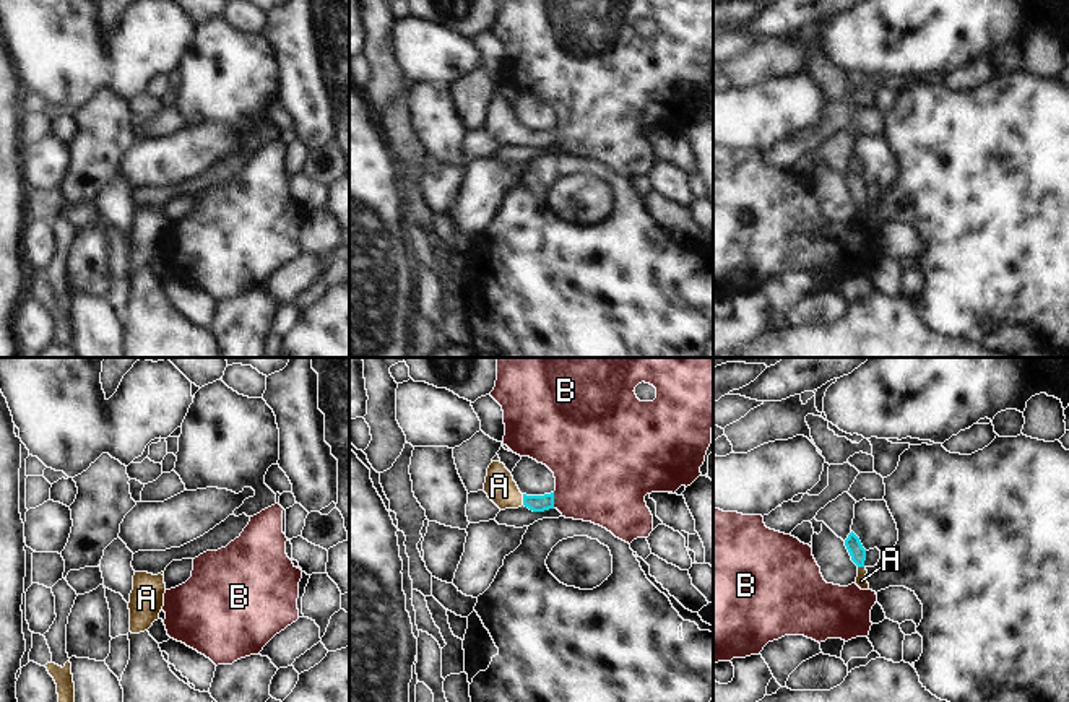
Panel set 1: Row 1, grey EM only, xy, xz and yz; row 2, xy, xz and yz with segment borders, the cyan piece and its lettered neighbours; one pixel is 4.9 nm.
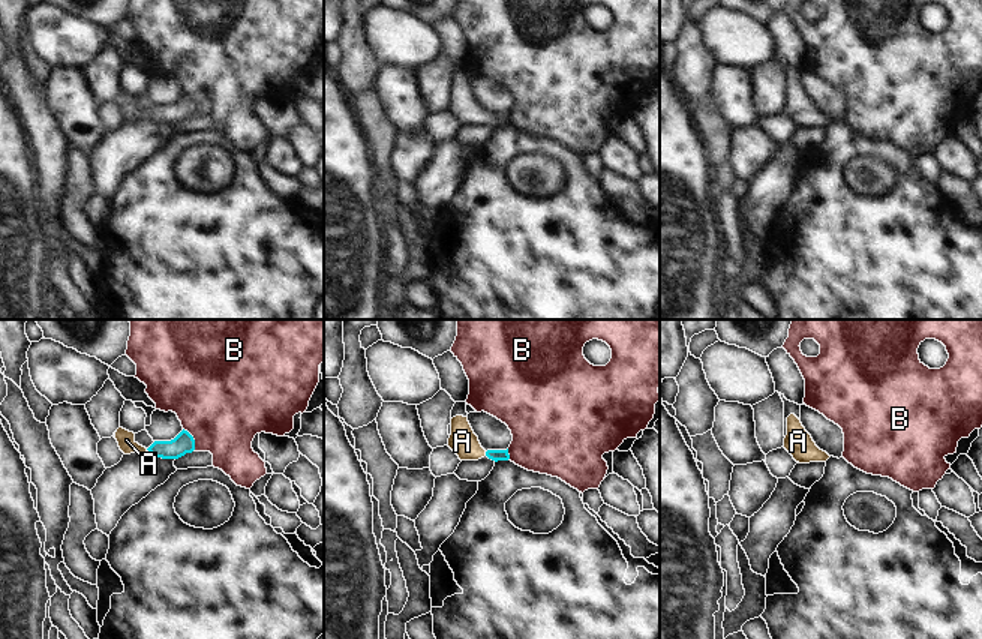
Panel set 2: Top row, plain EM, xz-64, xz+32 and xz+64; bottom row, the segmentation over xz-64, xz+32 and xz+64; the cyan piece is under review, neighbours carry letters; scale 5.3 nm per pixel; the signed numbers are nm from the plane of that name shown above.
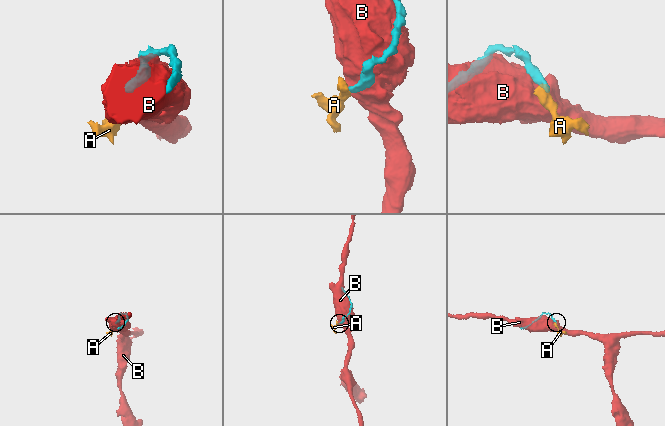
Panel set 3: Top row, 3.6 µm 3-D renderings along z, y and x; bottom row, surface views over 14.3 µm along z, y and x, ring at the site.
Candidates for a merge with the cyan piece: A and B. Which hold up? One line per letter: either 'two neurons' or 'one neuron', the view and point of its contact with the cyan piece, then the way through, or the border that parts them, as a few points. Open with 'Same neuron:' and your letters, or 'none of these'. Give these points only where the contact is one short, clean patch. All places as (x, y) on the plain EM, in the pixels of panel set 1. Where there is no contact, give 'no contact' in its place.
Same neuron: A
A: one neuron; contact xz (523, 135); way xz (533, 138), (523, 135), (510, 134), (499, 122)
B: two neurons; contact xz (553, 137)

